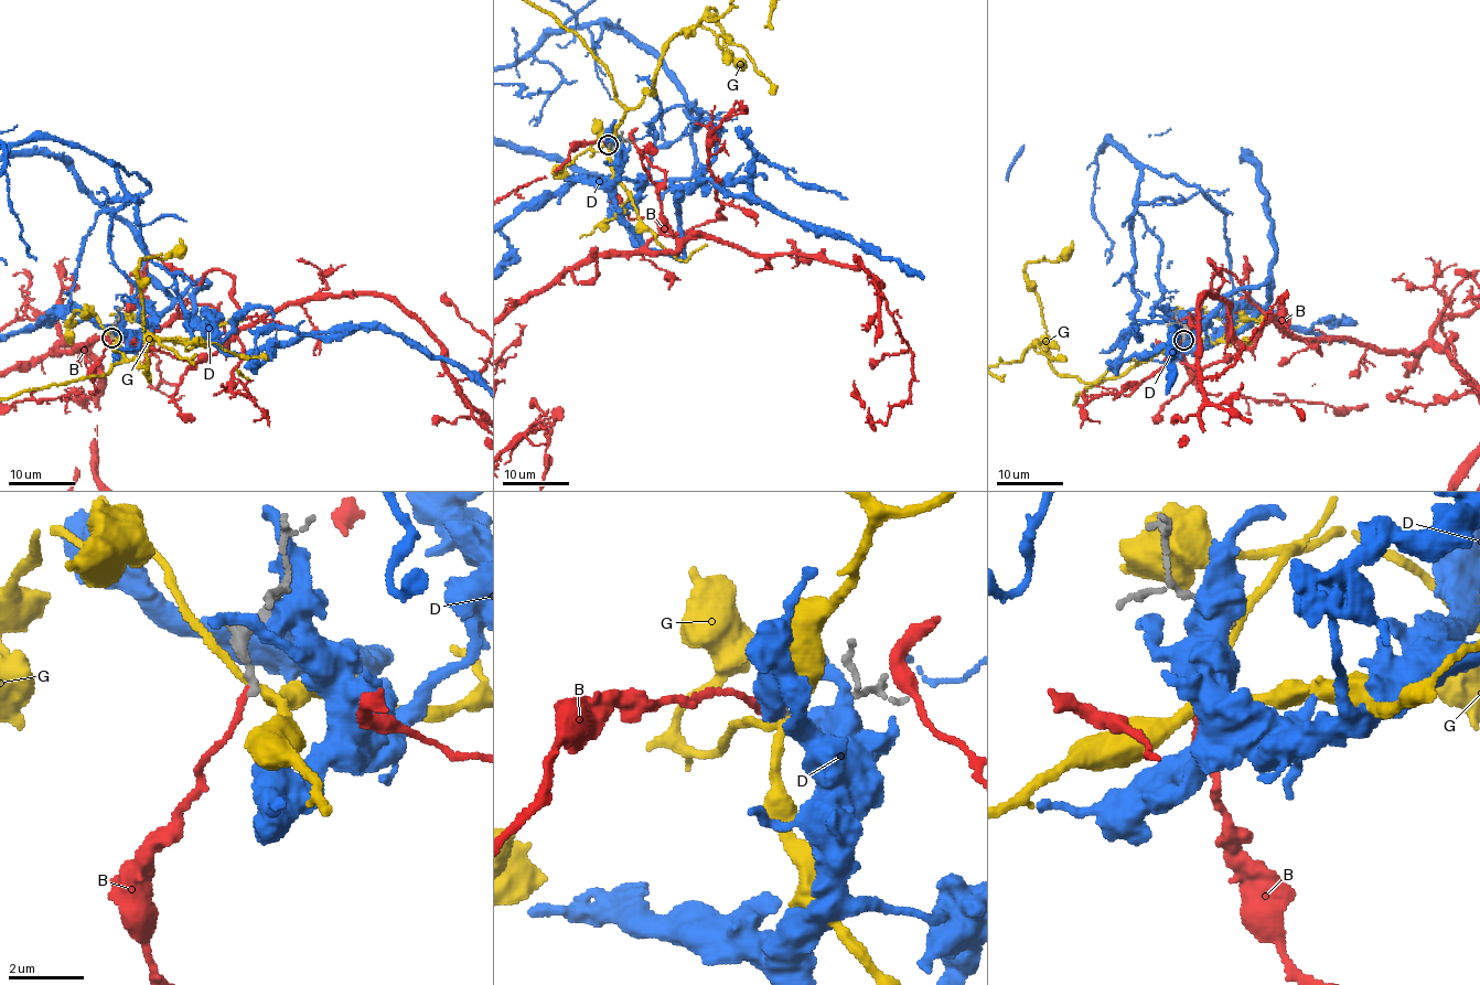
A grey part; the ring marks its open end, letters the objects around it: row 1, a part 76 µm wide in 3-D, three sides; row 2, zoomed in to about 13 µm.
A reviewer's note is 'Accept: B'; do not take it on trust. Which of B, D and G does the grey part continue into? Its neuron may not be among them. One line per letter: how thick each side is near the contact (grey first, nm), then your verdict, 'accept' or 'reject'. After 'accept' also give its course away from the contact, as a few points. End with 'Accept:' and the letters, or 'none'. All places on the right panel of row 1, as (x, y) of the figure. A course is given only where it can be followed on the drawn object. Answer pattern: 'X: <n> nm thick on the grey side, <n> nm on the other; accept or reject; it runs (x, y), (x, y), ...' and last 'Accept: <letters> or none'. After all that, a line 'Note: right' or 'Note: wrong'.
B: 240 nm thick on the grey side, 160 nm on the other; accept
D: 320 nm thick on the grey side, 750 nm on the other; reject
G: 240 nm thick on the grey side, 200 nm on the other; reject
Accept: B
Note: right

